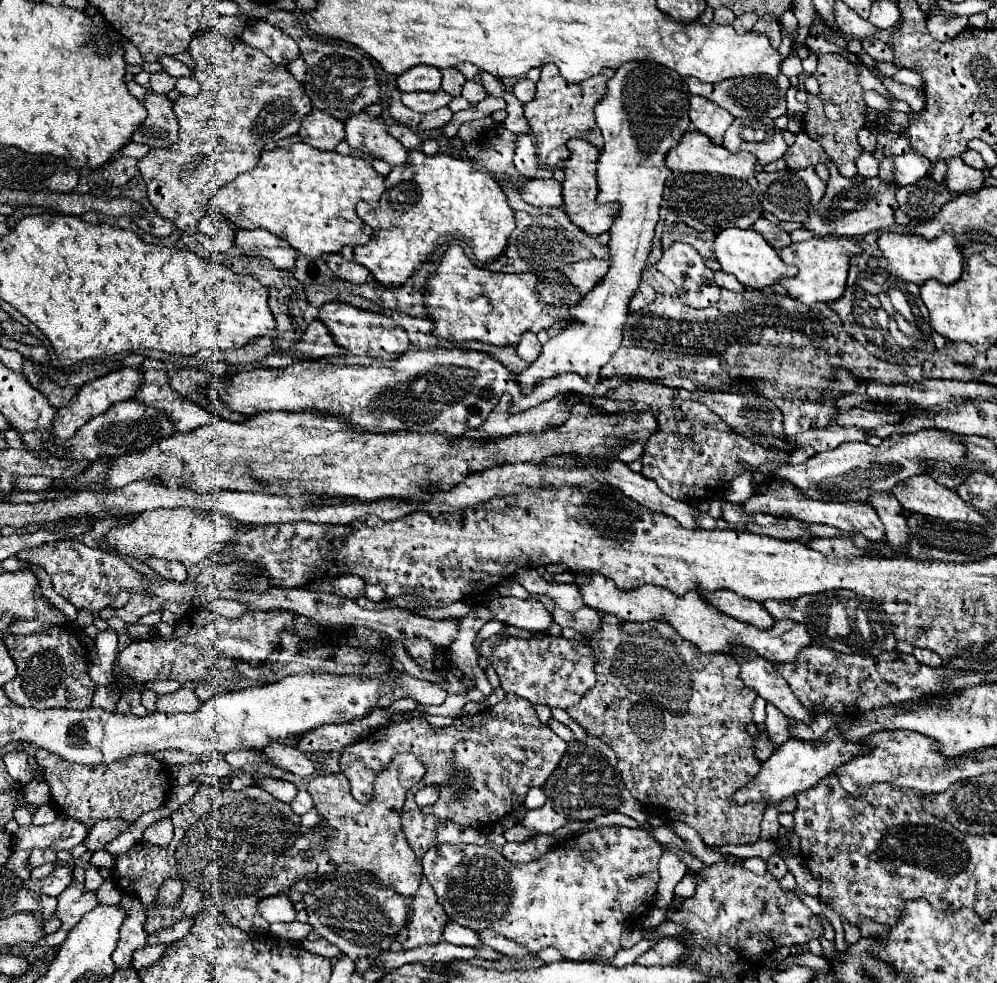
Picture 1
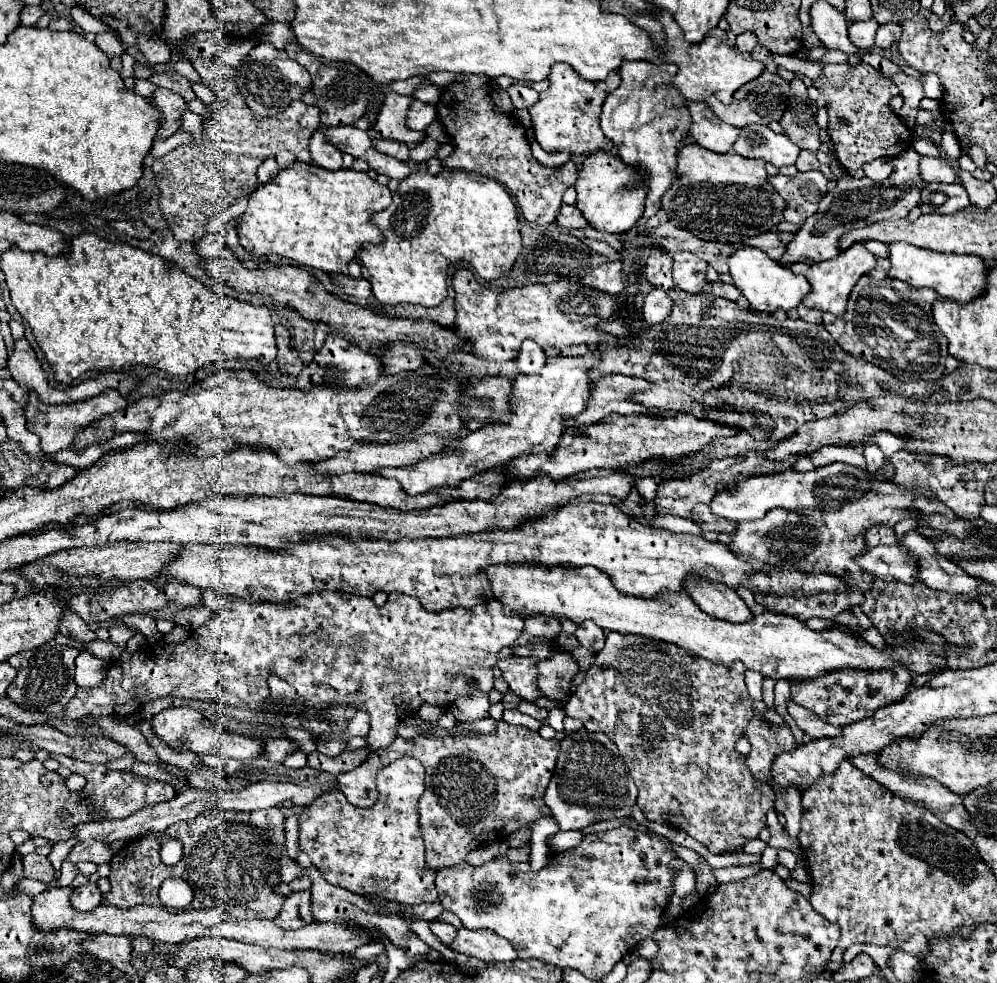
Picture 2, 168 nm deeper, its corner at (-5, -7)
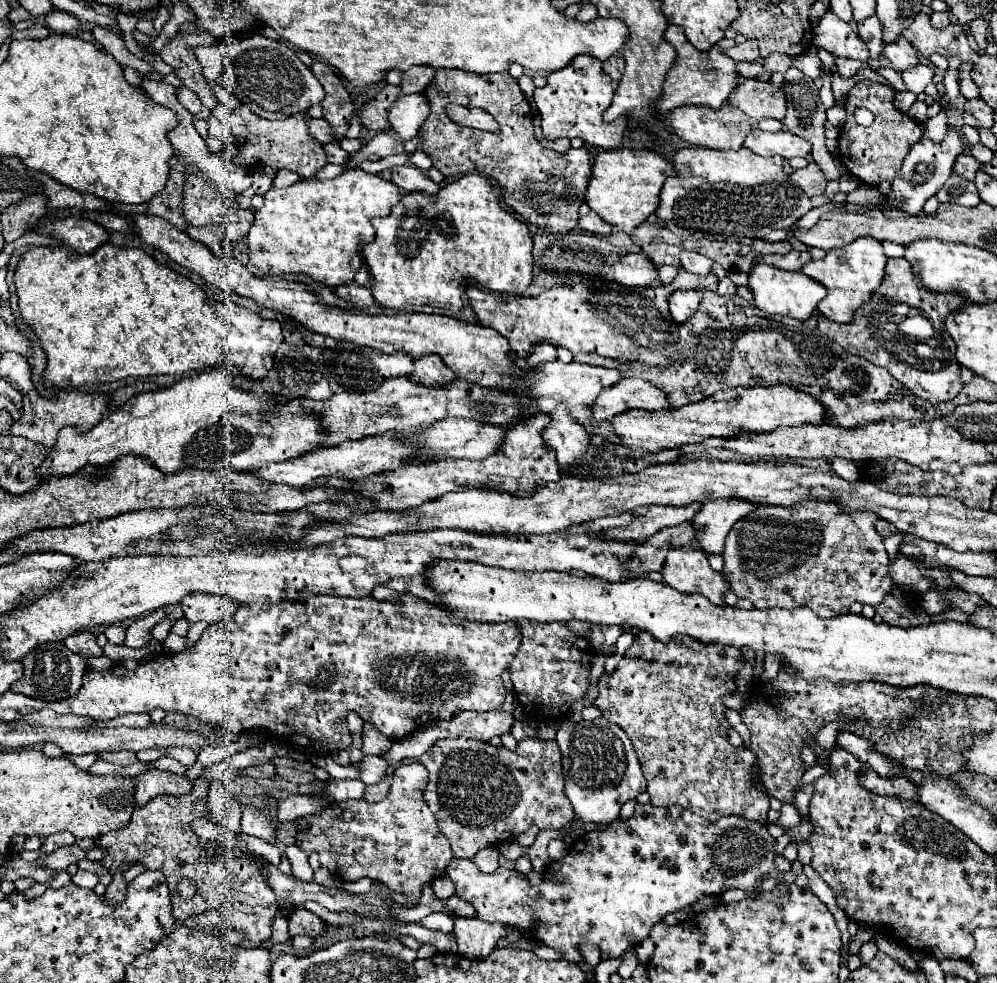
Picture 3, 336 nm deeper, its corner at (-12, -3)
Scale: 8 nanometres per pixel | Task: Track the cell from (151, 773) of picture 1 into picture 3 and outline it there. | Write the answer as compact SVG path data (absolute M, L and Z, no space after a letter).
M145 770L133 778L135 784L135 806L141 808L159 794L183 796L191 792L191 782L185 776L165 772L165 770Z

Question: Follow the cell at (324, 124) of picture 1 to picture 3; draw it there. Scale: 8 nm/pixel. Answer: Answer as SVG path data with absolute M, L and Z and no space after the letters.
M331 142L331 144L325 144L323 148L325 148L325 154L327 154L327 162L331 162L331 164L343 164L349 158L349 154L339 144Z

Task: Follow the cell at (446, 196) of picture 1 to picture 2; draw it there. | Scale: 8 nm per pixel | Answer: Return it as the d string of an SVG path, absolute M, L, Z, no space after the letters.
M442 170L438 176L430 176L428 172L412 172L400 182L392 196L392 204L374 214L372 222L382 230L384 240L376 246L366 244L358 254L358 260L362 264L362 274L368 276L372 294L380 304L420 304L424 308L434 308L448 296L448 286L442 282L446 282L450 264L460 260L468 262L482 280L492 282L496 278L506 278L522 252L518 212L510 194L502 184L478 174L472 176L468 172Z

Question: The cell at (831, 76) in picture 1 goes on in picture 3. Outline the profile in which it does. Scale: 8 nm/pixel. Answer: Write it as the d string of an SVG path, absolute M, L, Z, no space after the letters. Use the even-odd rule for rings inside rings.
M869 80L857 82L845 98L847 122L845 122L845 126L841 128L841 134L839 134L839 158L843 160L847 170L865 184L877 186L881 180L891 182L895 178L899 166L903 164L903 158L911 150L911 146L915 142L919 142L921 136L923 136L921 124L915 118L899 112L893 106L893 98L895 98L893 86L889 86L887 82L875 84L875 82L869 82ZM855 108L871 110L873 116L875 116L875 122L869 128L859 126L853 118Z

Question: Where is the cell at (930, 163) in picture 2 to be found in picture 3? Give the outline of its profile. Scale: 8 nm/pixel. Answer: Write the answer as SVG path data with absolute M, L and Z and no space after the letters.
M961 154L957 160L955 160L955 166L953 166L953 174L965 178L965 180L973 180L975 178L975 172L981 168L981 162L977 162L973 156L969 154Z

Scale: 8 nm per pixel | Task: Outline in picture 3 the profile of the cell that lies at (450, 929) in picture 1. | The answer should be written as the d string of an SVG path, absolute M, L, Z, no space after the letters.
M433 912L433 914L425 916L421 920L421 924L431 928L431 930L441 930L441 932L451 932L453 930L453 918L449 914L443 914L443 912Z

